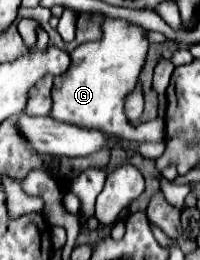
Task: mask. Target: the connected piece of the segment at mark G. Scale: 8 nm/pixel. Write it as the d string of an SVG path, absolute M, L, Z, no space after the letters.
M102 19L102 37L98 41L80 43L70 53L70 67L64 75L54 79L52 87L52 111L50 117L76 123L80 127L96 127L109 137L124 137L138 141L163 141L166 138L165 120L157 118L157 124L131 125L124 115L124 97L134 89L136 79L146 63L150 49L148 29L134 25L126 19Z

